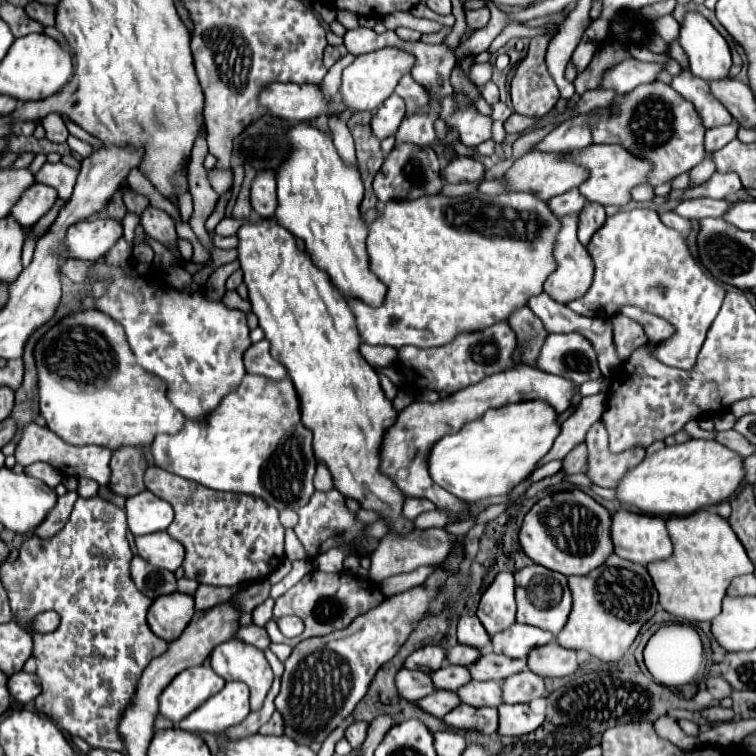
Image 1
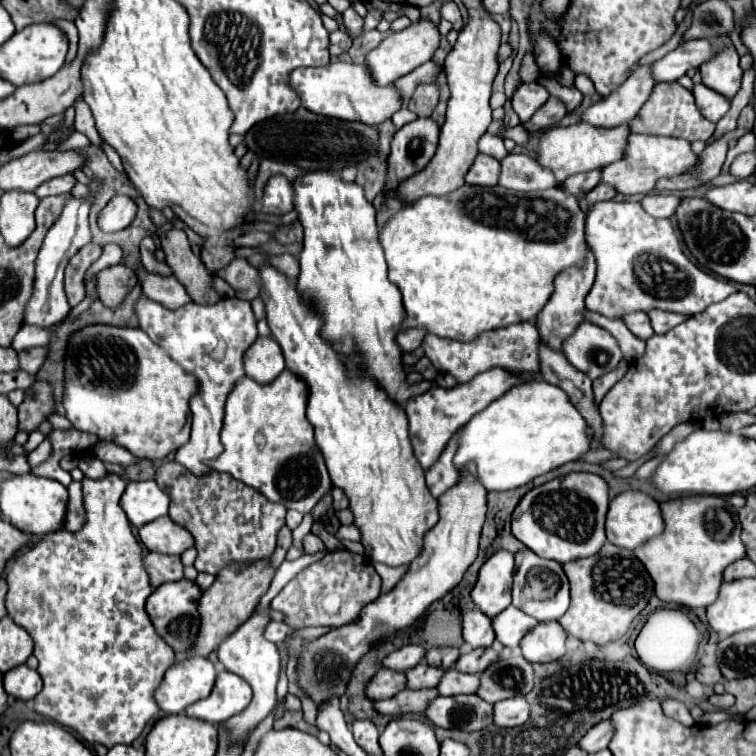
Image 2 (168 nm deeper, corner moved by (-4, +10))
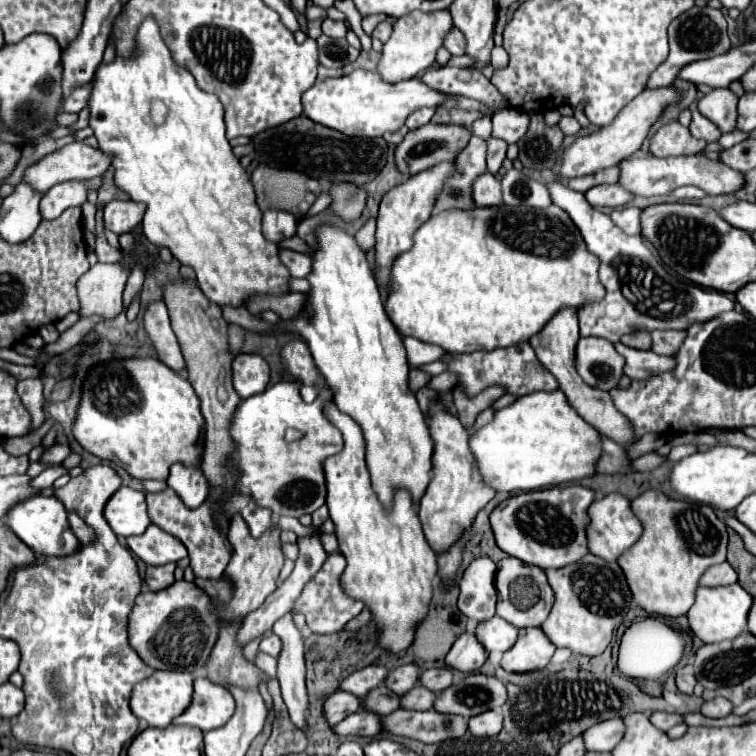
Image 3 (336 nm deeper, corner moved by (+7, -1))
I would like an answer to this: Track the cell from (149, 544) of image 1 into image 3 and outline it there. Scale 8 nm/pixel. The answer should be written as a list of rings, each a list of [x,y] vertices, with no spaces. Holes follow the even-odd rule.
[[[148,525],[142,535],[126,539],[132,553],[136,553],[146,565],[166,565],[188,555],[184,543],[156,525]]]

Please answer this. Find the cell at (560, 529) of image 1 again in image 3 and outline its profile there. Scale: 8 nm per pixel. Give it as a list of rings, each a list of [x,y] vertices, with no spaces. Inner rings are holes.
[[[582,485],[552,487],[540,491],[528,491],[502,501],[492,513],[490,523],[496,537],[496,545],[524,563],[540,569],[558,569],[568,563],[576,563],[588,553],[586,545],[586,509],[594,501],[594,491]]]

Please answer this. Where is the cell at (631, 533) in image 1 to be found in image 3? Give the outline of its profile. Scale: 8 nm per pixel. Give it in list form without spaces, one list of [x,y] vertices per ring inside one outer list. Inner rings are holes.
[[[610,493],[610,495],[602,497],[602,499],[596,499],[588,507],[588,517],[590,517],[590,523],[586,527],[588,549],[596,557],[602,557],[602,559],[608,559],[608,561],[616,561],[642,535],[642,525],[636,519],[636,515],[632,513],[630,501],[626,497],[622,497],[622,495],[618,495],[618,493]]]

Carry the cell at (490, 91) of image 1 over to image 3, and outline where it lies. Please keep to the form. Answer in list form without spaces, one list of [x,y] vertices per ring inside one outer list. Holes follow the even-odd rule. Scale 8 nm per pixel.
[[[480,117],[478,121],[472,123],[472,133],[480,139],[488,139],[492,135],[492,123],[490,123],[490,117]]]

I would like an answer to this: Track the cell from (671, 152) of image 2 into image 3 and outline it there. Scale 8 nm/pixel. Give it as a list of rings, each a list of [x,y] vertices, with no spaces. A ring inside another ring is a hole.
[[[702,153],[692,155],[692,157],[668,157],[668,159],[658,159],[658,157],[634,157],[628,161],[620,163],[622,175],[620,175],[620,185],[628,189],[634,195],[640,197],[652,197],[652,195],[668,195],[678,187],[684,185],[694,185],[706,191],[708,195],[728,195],[736,193],[738,189],[744,187],[744,175],[740,171],[732,171],[728,165],[720,161],[710,161]]]

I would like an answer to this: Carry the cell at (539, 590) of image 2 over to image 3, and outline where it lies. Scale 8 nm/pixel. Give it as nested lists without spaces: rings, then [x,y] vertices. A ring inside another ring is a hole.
[[[504,557],[498,561],[498,571],[496,571],[496,593],[498,593],[498,603],[496,603],[496,615],[506,619],[508,623],[516,627],[540,627],[544,619],[548,617],[554,601],[552,587],[546,581],[546,575],[540,567],[528,565],[516,557]]]

